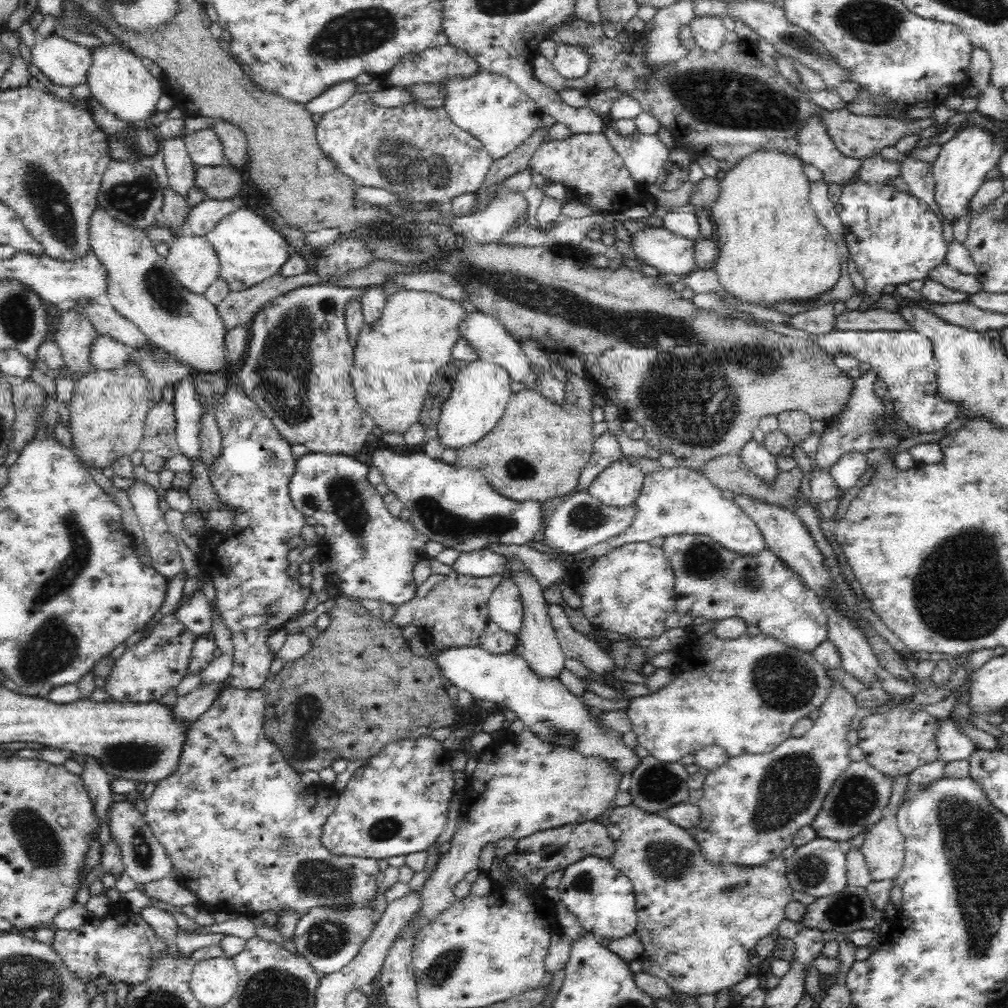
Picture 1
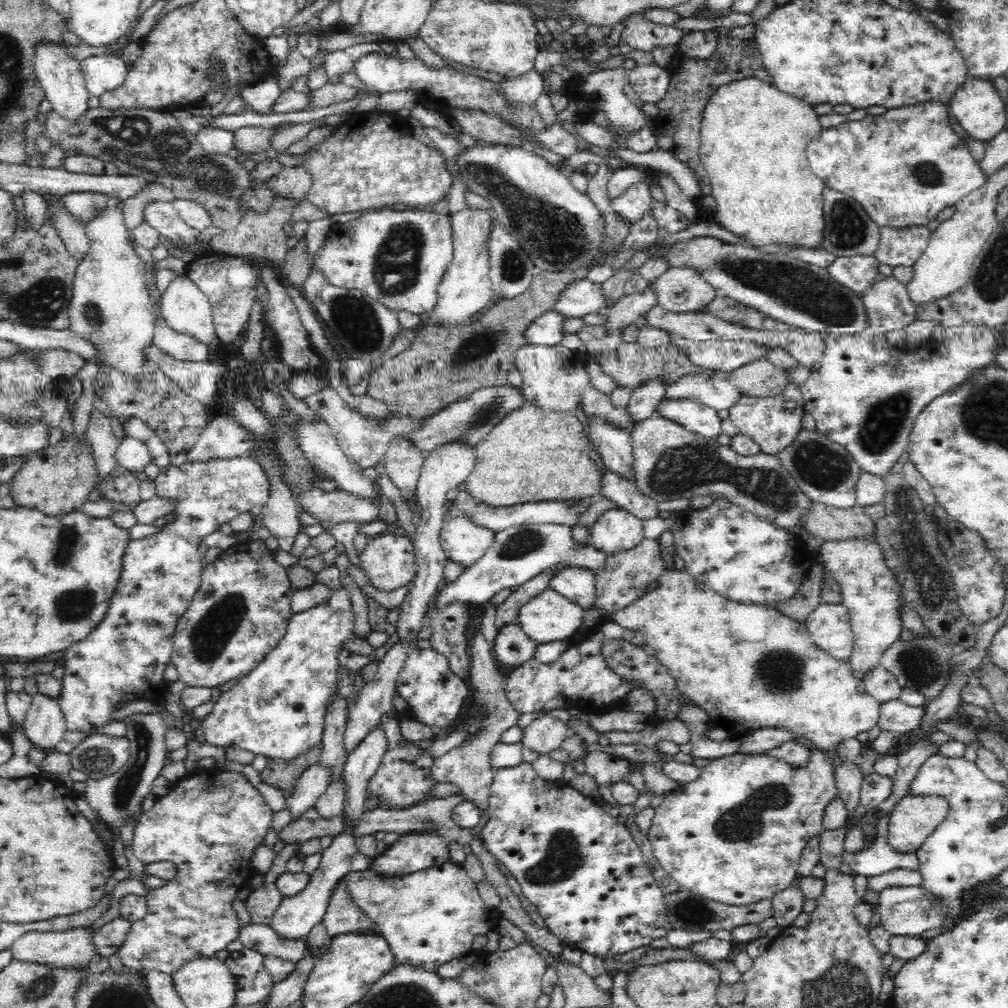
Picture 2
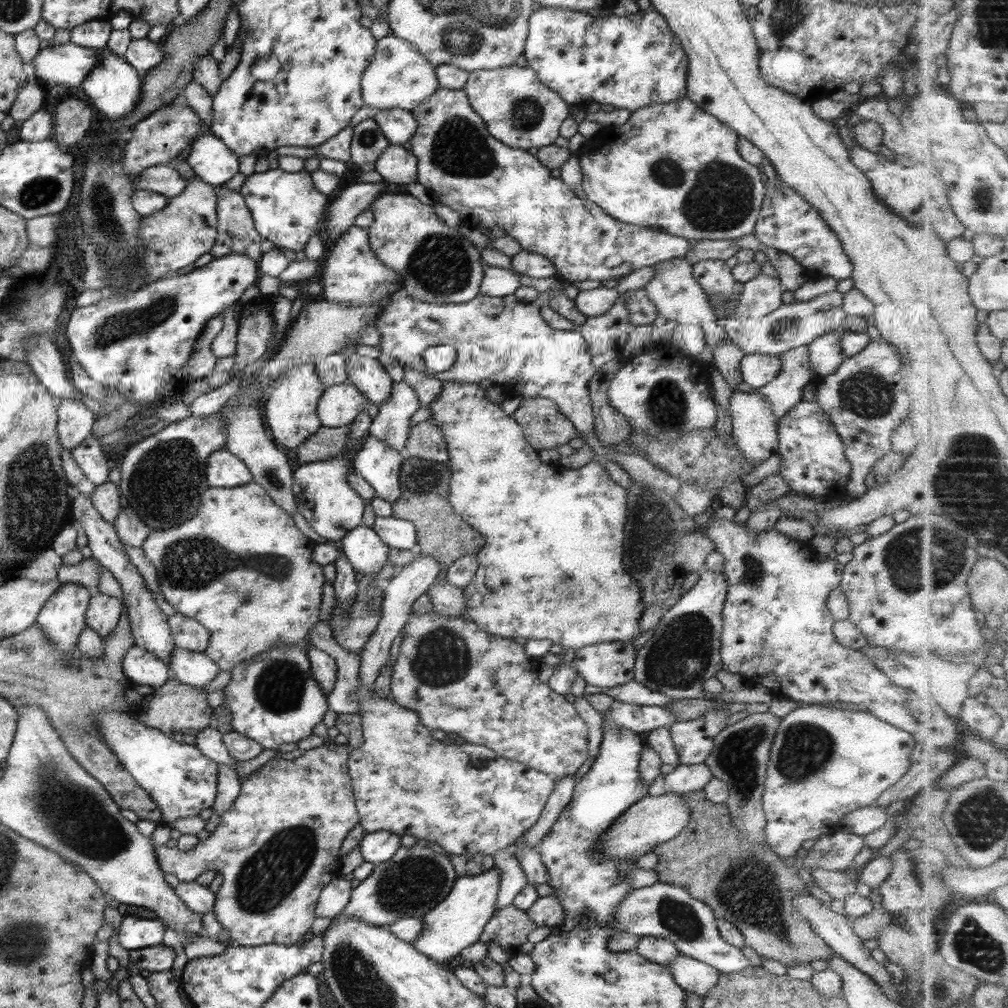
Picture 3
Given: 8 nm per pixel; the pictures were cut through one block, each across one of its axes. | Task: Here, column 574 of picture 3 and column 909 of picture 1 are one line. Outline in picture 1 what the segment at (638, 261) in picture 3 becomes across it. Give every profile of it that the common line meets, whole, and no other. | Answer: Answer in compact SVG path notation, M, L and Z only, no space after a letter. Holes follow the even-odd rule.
M858 180L842 188L841 198L835 210L844 226L851 260L856 263L858 271L866 282L865 299L857 308L858 311L867 311L878 298L878 294L882 294L886 284L898 285L914 280L924 281L930 276L930 272L934 272L934 268L944 265L949 244L943 238L941 221L924 202L913 195L899 192L895 187L874 187Z

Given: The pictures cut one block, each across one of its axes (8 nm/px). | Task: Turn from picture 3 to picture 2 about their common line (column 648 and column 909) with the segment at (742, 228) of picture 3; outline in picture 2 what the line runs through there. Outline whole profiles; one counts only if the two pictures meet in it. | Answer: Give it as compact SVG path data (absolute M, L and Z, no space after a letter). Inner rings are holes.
M928 100L928 102L922 102L914 106L902 106L900 108L889 108L879 115L867 114L862 120L846 120L845 122L837 125L836 127L830 127L822 129L818 136L814 136L807 144L806 156L810 168L814 171L814 174L820 180L824 181L826 187L843 192L847 196L854 198L862 206L862 209L869 215L869 218L873 220L875 224L878 224L881 228L886 226L891 228L909 228L912 226L928 225L930 221L937 218L938 214L945 208L955 206L960 200L964 199L969 192L980 188L986 177L984 173L980 171L980 167L968 148L968 144L956 134L956 131L952 129L950 125L949 107L941 102L935 100Z

